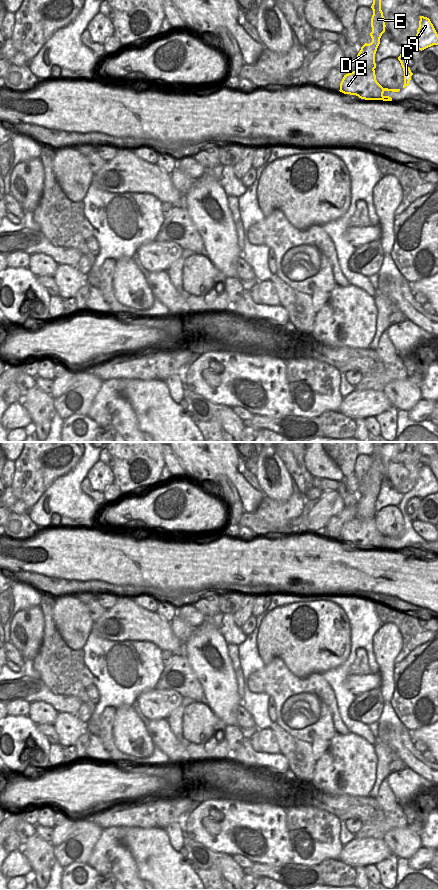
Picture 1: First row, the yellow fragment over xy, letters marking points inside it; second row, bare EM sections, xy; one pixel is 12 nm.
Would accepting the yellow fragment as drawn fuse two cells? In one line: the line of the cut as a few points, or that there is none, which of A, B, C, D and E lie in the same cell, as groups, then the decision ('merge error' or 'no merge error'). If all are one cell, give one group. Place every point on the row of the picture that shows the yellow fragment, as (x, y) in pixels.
cut xy (373, 68), (363, 68), (361, 70); groups A B C / D E; merge error

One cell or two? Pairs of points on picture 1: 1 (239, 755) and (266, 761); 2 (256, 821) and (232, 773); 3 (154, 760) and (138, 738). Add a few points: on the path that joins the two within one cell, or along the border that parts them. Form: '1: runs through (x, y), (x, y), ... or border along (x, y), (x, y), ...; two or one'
1: runs through (246, 756), (252, 760), (259, 761); one
2: border along (239, 793), (250, 795); two
3: border along (155, 747), (150, 755), (136, 757); two

